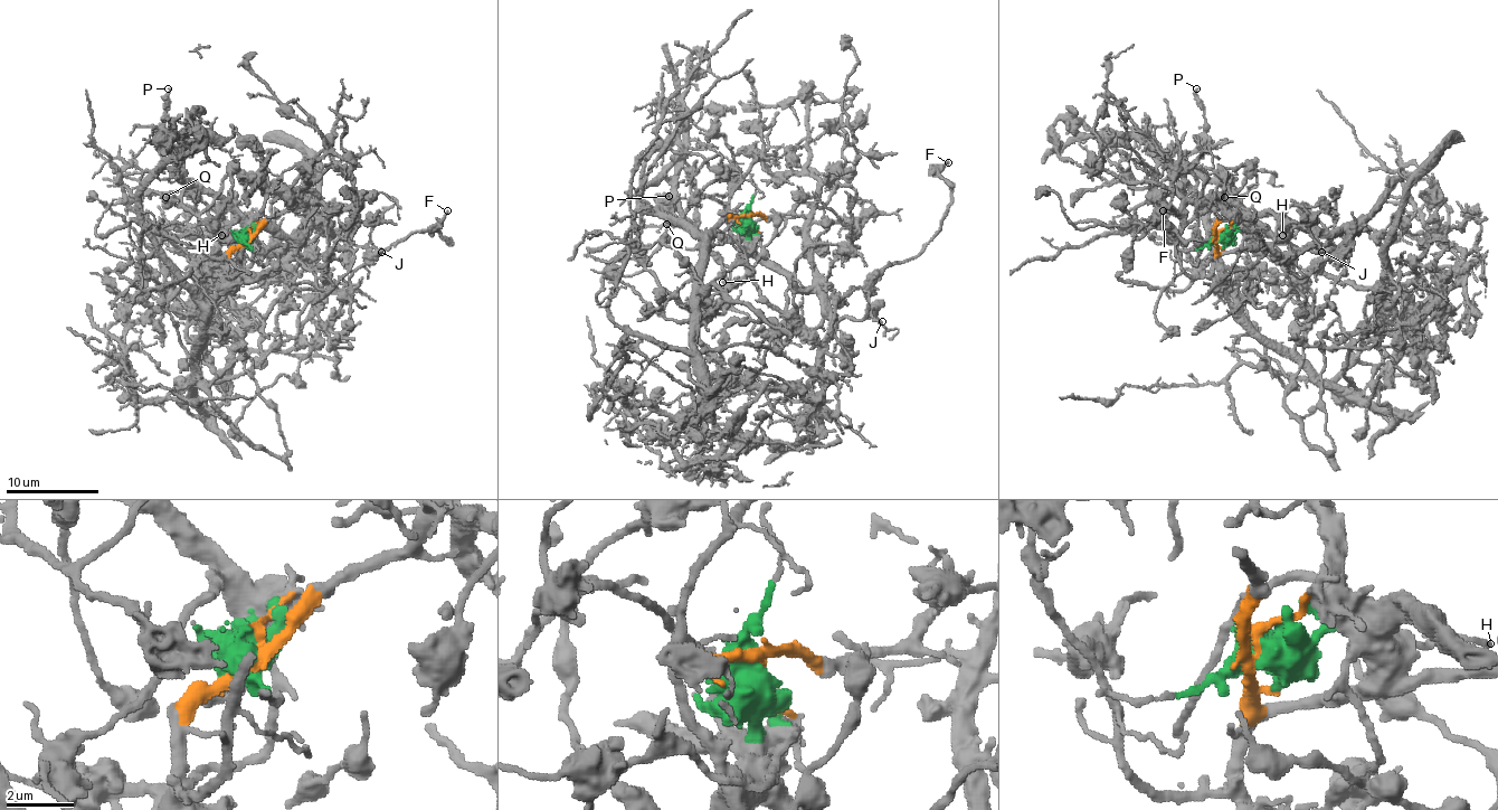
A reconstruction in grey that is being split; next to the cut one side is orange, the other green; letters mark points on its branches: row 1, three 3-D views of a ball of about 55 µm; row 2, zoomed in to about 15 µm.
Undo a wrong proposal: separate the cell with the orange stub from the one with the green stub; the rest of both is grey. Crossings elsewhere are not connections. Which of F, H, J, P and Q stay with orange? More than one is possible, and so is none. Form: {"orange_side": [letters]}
{"orange_side": []}

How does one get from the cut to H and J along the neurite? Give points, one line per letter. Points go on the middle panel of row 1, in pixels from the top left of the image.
H: (747, 215), (742, 255), (731, 275), (721, 283)
J: (747, 215), (752, 250), (780, 269), (798, 288), (811, 288), (838, 318), (856, 320), (873, 316), (882, 322)

